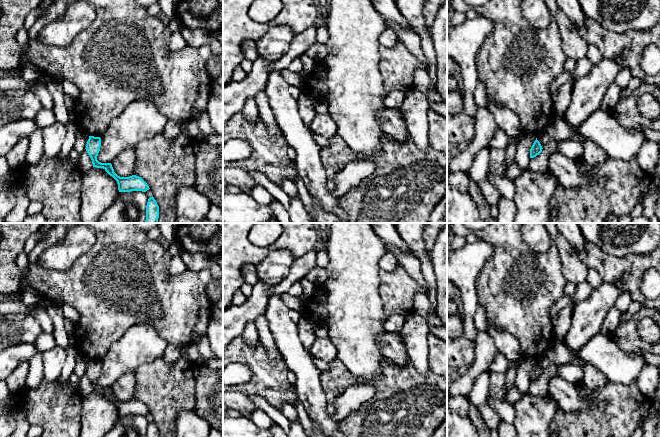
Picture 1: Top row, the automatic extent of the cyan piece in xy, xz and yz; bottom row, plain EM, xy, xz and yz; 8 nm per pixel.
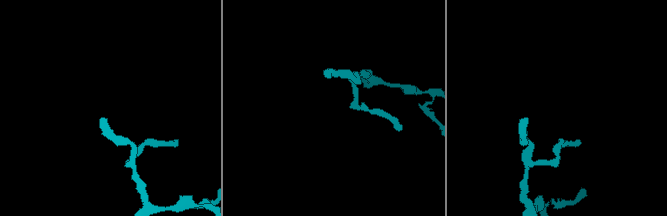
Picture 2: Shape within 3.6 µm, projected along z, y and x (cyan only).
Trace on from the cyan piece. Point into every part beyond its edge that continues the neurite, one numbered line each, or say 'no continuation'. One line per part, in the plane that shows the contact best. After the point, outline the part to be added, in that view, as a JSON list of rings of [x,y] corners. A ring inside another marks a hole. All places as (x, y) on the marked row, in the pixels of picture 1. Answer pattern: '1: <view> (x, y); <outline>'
no continuation

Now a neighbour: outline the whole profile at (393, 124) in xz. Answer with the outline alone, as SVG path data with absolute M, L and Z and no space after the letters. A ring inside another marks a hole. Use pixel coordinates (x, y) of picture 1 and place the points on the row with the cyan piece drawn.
M386 108L378 113L383 132L396 141L405 141L408 130L400 110Z

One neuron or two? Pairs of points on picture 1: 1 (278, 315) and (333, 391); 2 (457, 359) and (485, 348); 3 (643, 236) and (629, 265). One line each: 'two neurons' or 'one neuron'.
1: two neurons
2: two neurons
3: two neurons

